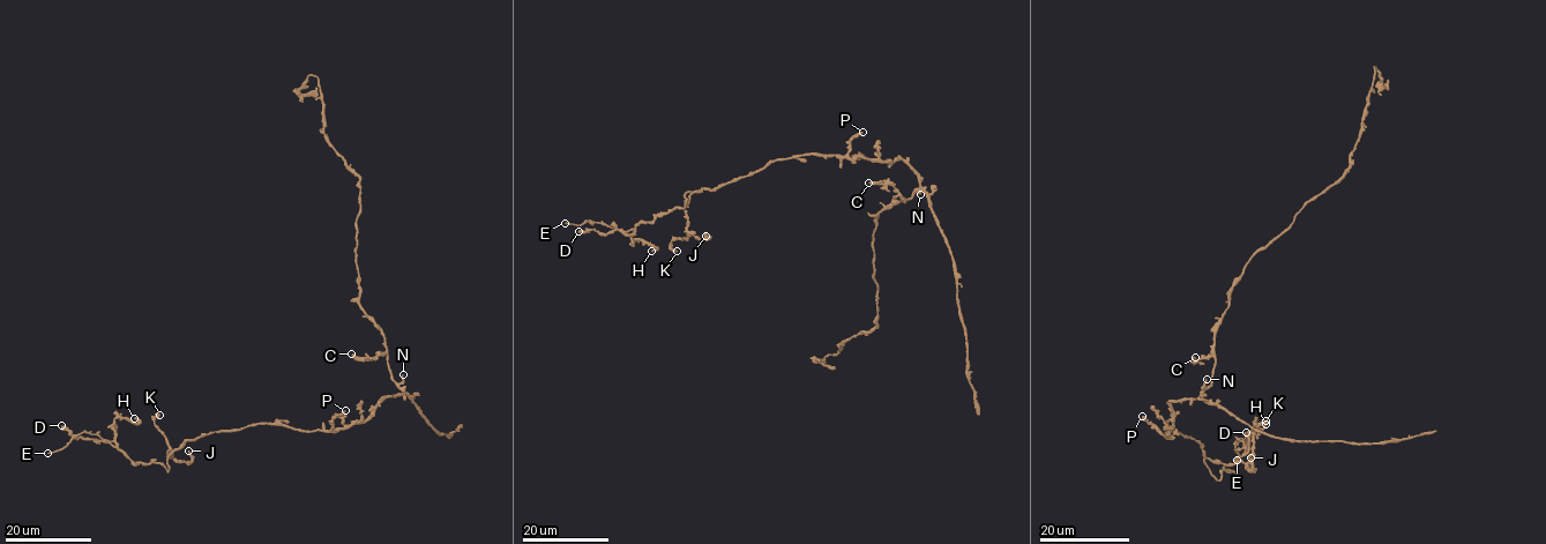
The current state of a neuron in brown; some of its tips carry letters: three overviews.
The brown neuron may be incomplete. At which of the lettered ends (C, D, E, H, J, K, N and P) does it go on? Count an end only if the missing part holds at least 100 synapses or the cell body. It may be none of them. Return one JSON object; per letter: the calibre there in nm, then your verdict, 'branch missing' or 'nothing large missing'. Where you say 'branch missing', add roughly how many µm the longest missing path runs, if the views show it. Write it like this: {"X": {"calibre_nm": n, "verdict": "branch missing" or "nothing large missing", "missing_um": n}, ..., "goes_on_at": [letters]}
{"C": {"calibre_nm": 380, "verdict": "nothing large missing"}, "D": {"calibre_nm": 440, "verdict": "nothing large missing"}, "E": {"calibre_nm": 170, "verdict": "nothing large missing"}, "H": {"calibre_nm": 260, "verdict": "nothing large missing"}, "J": {"calibre_nm": 260, "verdict": "nothing large missing"}, "K": {"calibre_nm": 460, "verdict": "nothing large missing"}, "N": {"calibre_nm": 190, "verdict": "nothing large missing"}, "P": {"calibre_nm": 300, "verdict": "nothing large missing"}, "goes_on_at": []}

